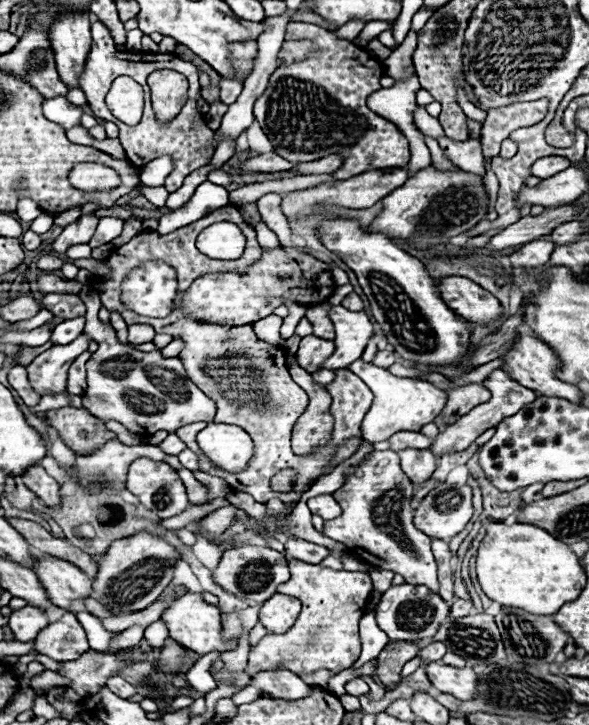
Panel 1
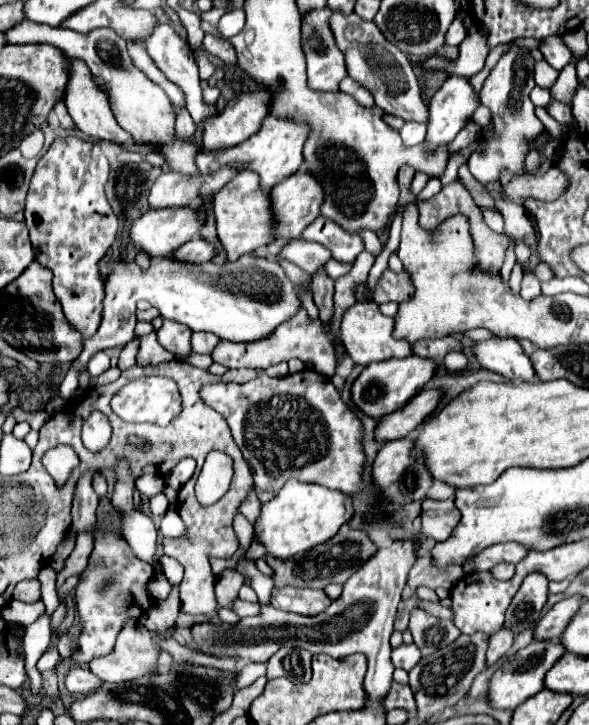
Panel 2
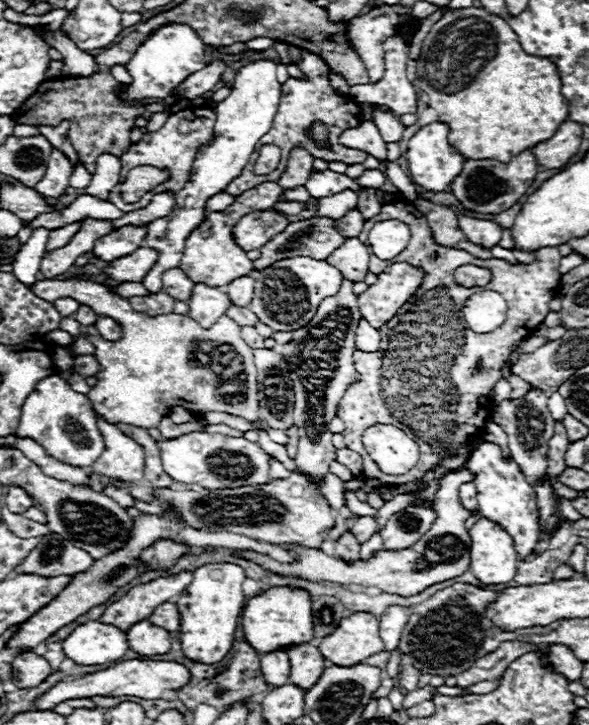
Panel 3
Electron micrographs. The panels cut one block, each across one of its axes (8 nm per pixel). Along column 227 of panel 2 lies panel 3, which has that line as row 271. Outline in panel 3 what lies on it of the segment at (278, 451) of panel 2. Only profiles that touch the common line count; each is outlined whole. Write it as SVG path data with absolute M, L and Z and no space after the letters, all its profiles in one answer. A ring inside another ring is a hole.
M406 262L390 264L382 274L378 274L376 284L358 296L362 318L374 328L384 326L416 292L422 278L424 274Z

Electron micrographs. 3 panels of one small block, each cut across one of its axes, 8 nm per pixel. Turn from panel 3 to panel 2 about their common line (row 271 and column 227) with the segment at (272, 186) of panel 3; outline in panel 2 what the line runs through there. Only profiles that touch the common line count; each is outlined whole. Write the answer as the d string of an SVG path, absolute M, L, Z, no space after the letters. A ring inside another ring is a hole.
M250 170L238 172L234 180L226 184L226 188L220 188L214 194L214 216L218 224L218 238L228 254L228 260L238 260L242 254L250 254L258 246L274 240L268 192L258 188L258 176L254 176Z

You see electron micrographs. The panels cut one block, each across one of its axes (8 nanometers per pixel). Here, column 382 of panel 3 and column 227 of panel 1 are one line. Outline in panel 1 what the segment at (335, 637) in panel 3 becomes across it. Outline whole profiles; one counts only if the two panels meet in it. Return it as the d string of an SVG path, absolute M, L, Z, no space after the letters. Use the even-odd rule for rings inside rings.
M170 584L164 592L162 592L162 600L170 600L168 608L162 612L160 620L166 624L170 638L176 640L180 646L186 646L188 650L204 656L212 650L220 650L220 652L228 652L236 648L236 642L222 642L222 624L220 624L220 610L214 604L208 604L202 600L200 592L186 592L182 596L176 596L176 592L172 590L174 586Z

